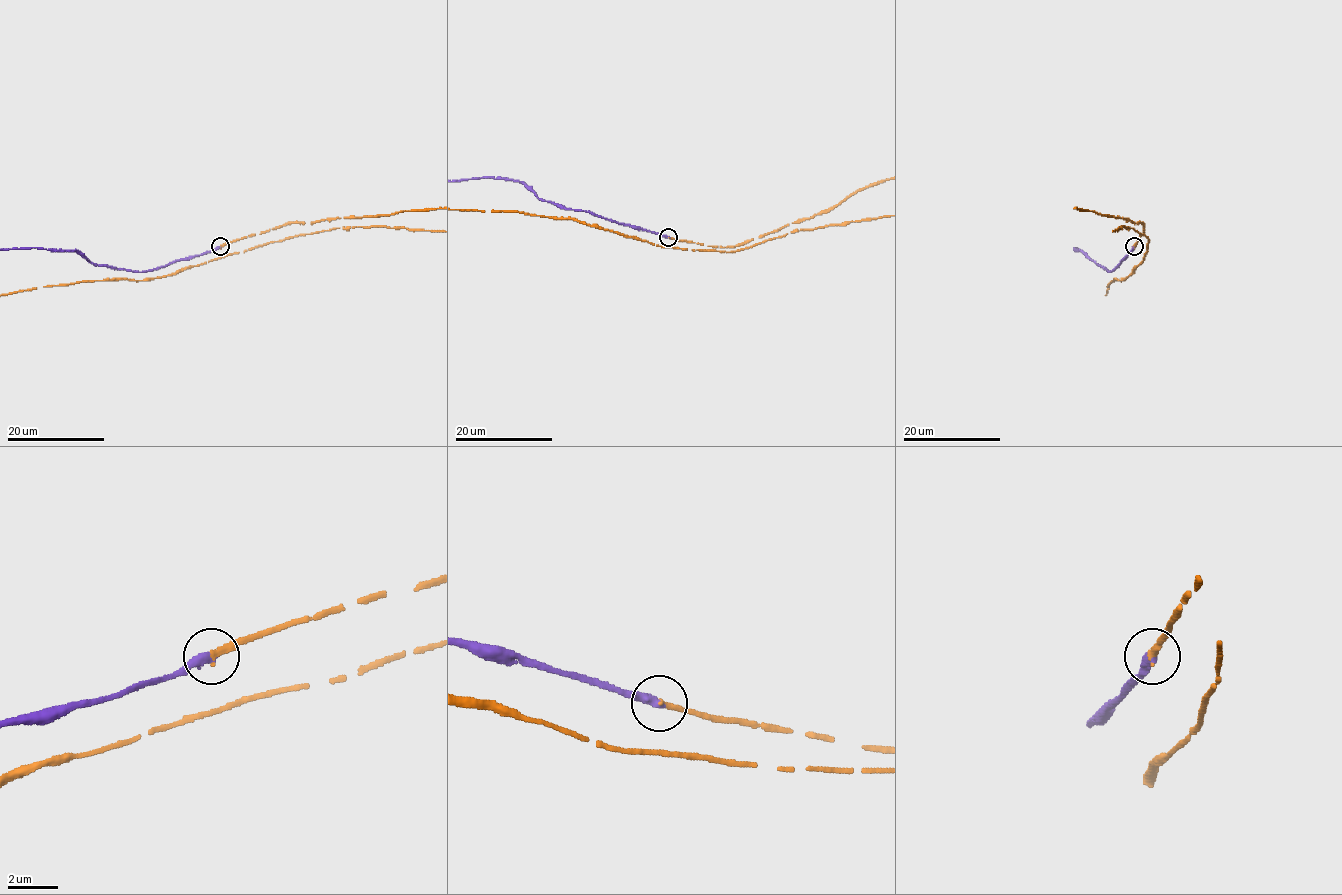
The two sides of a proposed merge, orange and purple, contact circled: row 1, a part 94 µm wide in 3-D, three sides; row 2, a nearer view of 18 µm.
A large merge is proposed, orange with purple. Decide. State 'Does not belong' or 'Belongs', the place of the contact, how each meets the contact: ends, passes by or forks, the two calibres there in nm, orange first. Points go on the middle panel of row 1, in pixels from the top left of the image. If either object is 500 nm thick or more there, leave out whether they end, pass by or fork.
Belongs. Place: (668, 237). At the ring orange ends. At the ring purple ends. Thickness 240 nm (orange) against 400 nm

